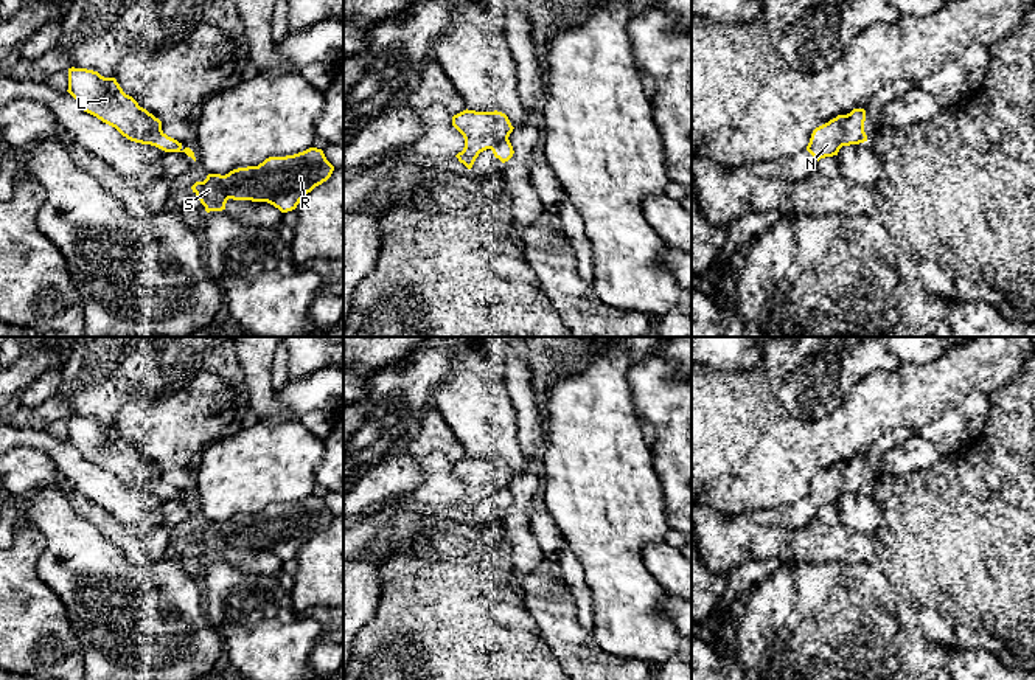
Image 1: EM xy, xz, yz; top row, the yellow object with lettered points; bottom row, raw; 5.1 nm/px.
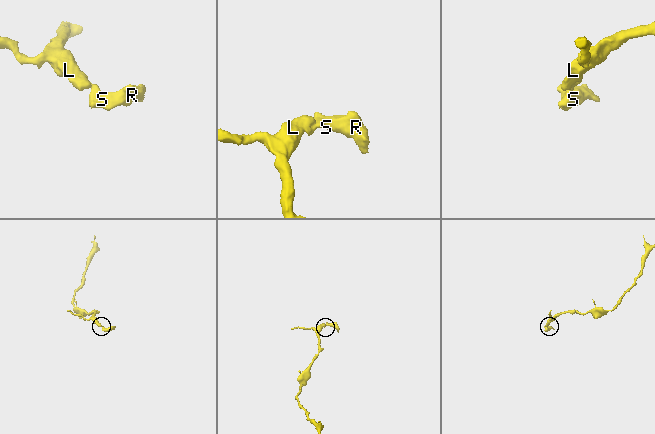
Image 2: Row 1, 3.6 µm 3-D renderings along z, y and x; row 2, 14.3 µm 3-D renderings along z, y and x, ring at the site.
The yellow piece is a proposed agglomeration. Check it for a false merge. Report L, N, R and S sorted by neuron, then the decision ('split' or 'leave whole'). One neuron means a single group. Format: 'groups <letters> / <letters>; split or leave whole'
groups L N / R S; split

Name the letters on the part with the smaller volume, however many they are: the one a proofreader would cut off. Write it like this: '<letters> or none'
R, S

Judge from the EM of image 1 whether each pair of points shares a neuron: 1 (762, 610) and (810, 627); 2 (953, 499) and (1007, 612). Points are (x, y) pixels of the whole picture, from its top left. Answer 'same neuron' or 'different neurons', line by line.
1: different neurons
2: same neuron

